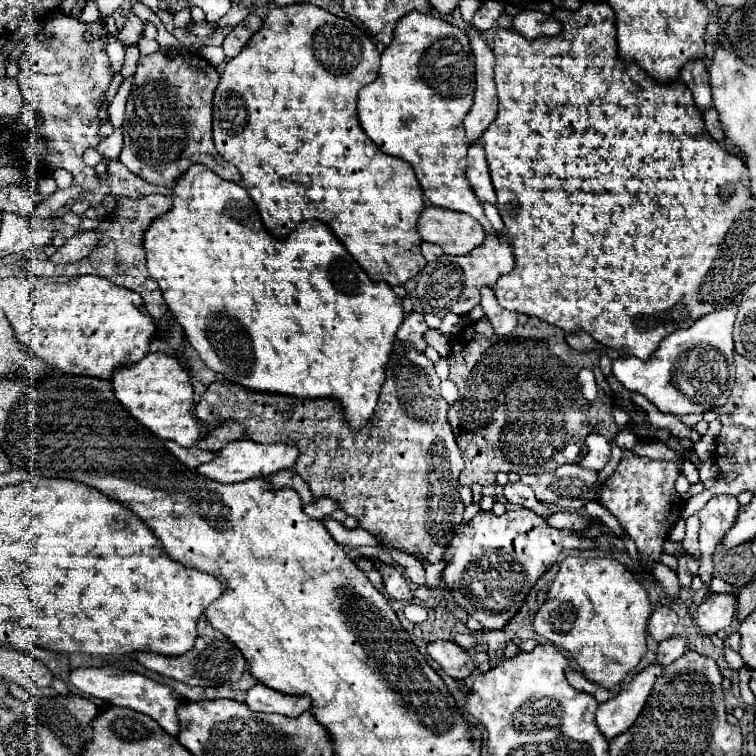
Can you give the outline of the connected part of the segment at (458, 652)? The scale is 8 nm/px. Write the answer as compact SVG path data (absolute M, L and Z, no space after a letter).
M445 640L431 642L427 644L427 652L455 680L467 680L477 668L473 658L455 642L445 642Z

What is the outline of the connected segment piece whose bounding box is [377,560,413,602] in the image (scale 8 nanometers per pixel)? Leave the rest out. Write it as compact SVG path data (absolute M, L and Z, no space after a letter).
M377 560L377 566L379 566L381 574L383 574L383 586L385 586L387 598L389 600L405 600L405 602L409 602L413 598L413 594L409 590L409 582L397 572L397 568L383 566L379 560Z

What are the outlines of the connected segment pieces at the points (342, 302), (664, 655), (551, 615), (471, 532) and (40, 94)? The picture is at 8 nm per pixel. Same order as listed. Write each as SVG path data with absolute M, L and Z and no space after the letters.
M191 166L191 170L187 170L187 174L183 174L183 178L179 178L179 184L175 184L173 192L175 192L173 208L165 216L151 222L151 226L145 234L147 270L149 270L151 278L155 278L159 282L159 288L163 292L163 298L165 298L171 314L183 326L185 338L197 350L199 358L213 372L219 372L225 380L229 380L237 386L243 386L247 390L253 390L253 392L283 394L283 396L295 396L295 398L337 400L343 408L345 420L349 422L349 426L363 428L375 414L377 398L379 398L381 386L385 382L385 366L393 352L395 334L399 330L401 322L405 320L403 304L395 296L391 286L387 286L385 282L369 280L369 276L359 268L359 264L351 258L351 254L347 254L343 244L339 244L337 238L331 234L331 230L327 226L323 226L321 222L307 220L307 222L301 222L289 238L285 238L285 240L273 238L265 230L265 226L259 218L259 212L257 212L253 200L249 198L249 194L245 192L245 188L235 186L235 182L227 182L227 180L219 178L215 172L207 170L205 166Z
M669 638L669 640L663 640L657 648L657 658L655 658L655 664L657 666L669 666L671 662L675 662L679 656L683 656L687 652L687 640L683 638Z
M567 556L561 562L557 578L547 590L547 600L539 608L533 626L535 632L543 636L547 642L559 646L559 650L569 652L589 682L595 682L605 690L611 690L625 678L627 672L631 672L639 664L641 656L645 654L645 632L649 616L651 604L645 588L617 560L609 556L593 560Z
M529 508L505 512L503 516L495 516L493 512L479 512L473 520L459 524L455 536L447 544L447 552L443 554L445 570L441 572L441 580L443 586L451 592L457 606L463 608L467 614L473 614L483 624L485 630L505 630L509 620L525 604L525 598L535 586L535 582L551 568L551 564L557 562L561 550L595 550L595 548L597 548L595 540L575 534L571 530L553 528Z
M61 12L53 14L51 22L51 34L45 40L29 39L26 42L27 48L18 60L19 73L17 83L21 92L23 92L23 110L21 116L17 118L7 118L3 122L3 132L9 134L7 146L9 150L21 158L21 161L29 167L30 172L37 174L51 174L57 168L63 168L73 174L73 184L79 186L83 192L95 192L101 186L99 174L95 168L83 164L83 154L89 148L97 148L97 144L103 140L99 134L99 108L103 102L103 94L111 84L113 72L109 66L107 58L107 38L85 38L85 24L69 18Z

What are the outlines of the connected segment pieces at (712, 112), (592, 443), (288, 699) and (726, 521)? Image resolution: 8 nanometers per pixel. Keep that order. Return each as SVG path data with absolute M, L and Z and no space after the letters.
M709 108L703 112L703 120L705 120L705 128L707 132L719 142L719 146L725 148L725 138L723 138L723 128L721 128L721 122L719 122L719 114L715 108Z
M601 434L587 436L587 454L581 458L581 466L587 470L603 470L603 466L611 460L611 442Z
M255 684L247 692L245 704L253 712L275 712L275 714L283 714L283 716L289 716L289 718L297 718L305 710L311 708L309 698L295 698L295 696L279 694L279 692L271 690L263 684Z
M713 496L699 512L701 530L699 530L699 546L701 554L711 554L707 550L715 550L715 546L721 542L723 534L731 528L731 522L735 522L735 514L739 512L739 502L735 496Z

